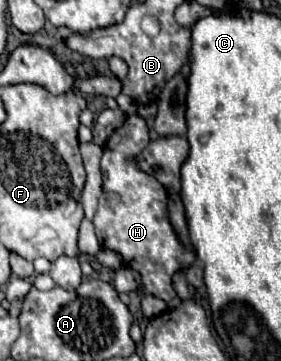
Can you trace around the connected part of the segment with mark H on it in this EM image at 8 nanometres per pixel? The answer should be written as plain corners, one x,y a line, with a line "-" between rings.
129,115
125,123
109,137
103,149
101,173
103,173
103,195
99,197
99,209
93,225
101,247
115,249
121,253
123,263
137,269
143,277
143,291
165,301
175,297
171,277
175,271
195,261
195,253
185,249
169,223
167,213
167,191
165,187
135,167
135,155
149,145
149,129
137,115

